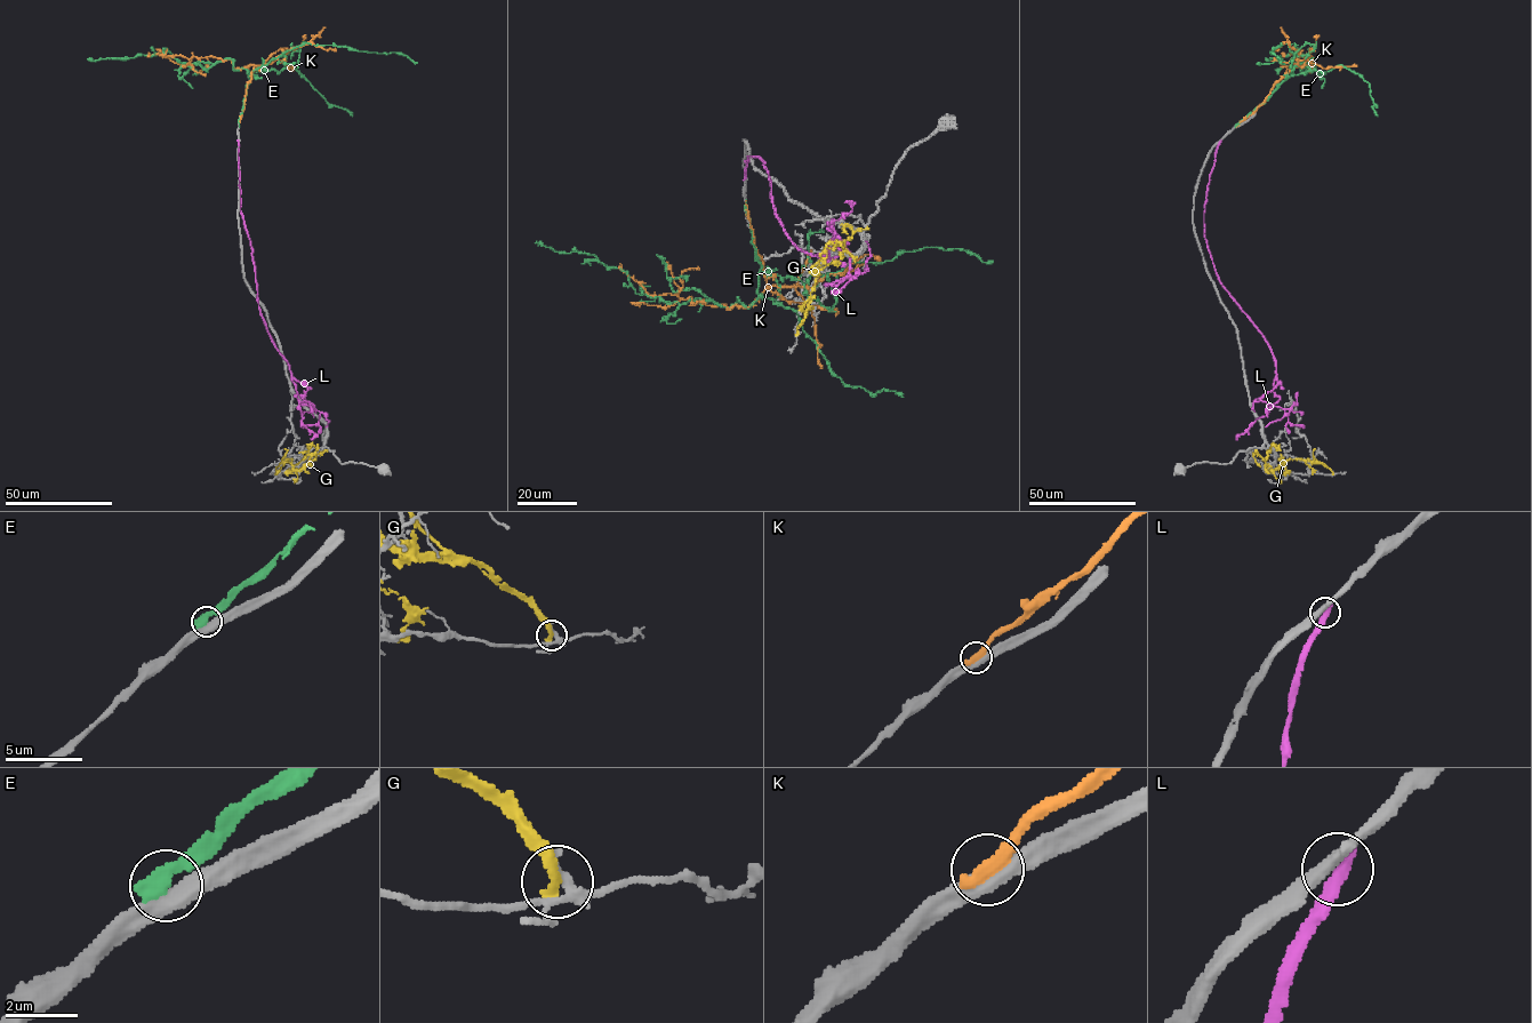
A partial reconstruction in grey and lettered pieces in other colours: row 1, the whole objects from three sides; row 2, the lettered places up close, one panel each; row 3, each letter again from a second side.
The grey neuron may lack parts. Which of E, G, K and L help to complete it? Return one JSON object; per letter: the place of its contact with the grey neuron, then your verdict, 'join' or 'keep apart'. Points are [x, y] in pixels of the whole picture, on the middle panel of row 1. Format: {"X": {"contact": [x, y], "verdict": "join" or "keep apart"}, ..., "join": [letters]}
{"E": {"contact": [746, 201], "verdict": "keep apart"}, "G": {"contact": [796, 335], "verdict": "keep apart"}, "K": {"contact": [746, 202], "verdict": "keep apart"}, "L": {"contact": [744, 178], "verdict": "keep apart"}, "join": []}

